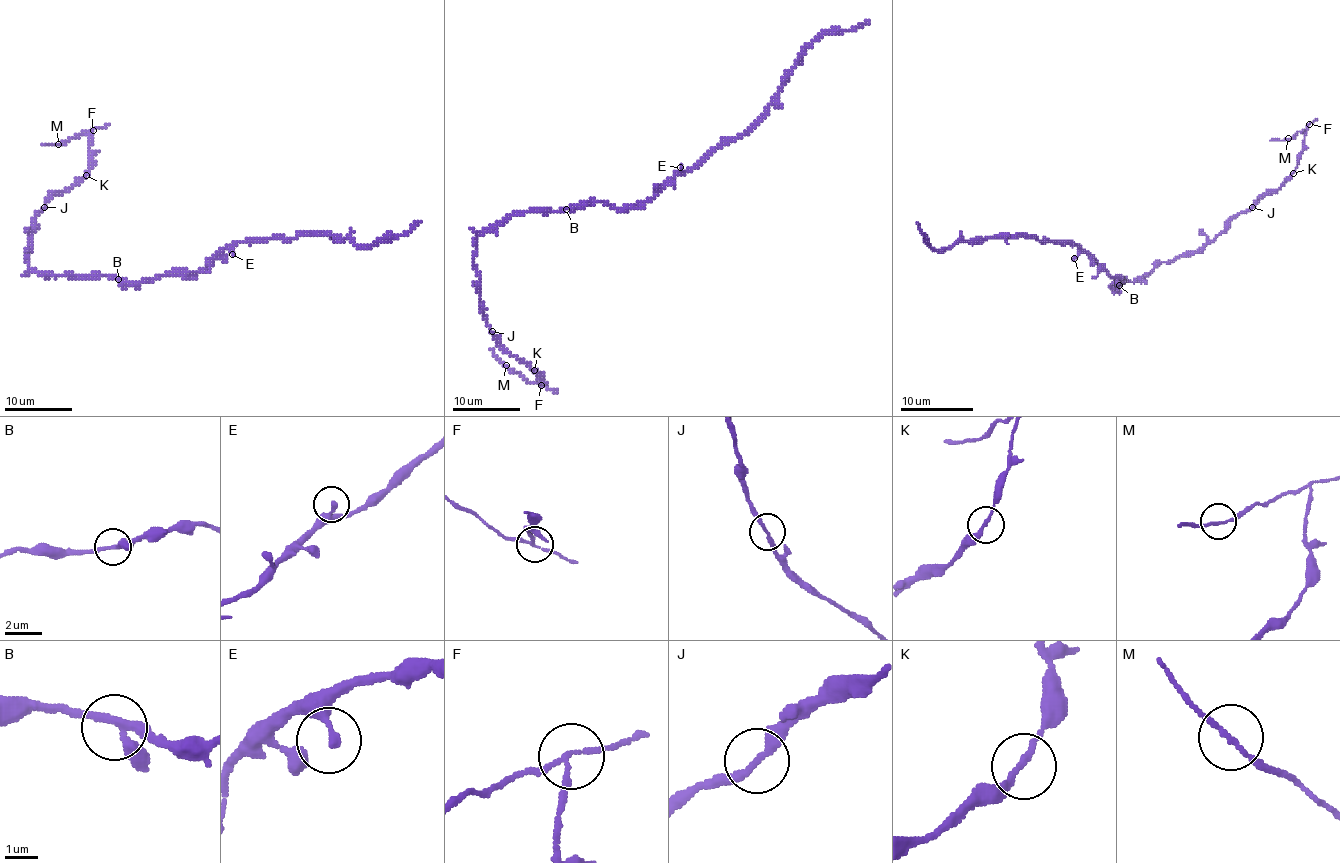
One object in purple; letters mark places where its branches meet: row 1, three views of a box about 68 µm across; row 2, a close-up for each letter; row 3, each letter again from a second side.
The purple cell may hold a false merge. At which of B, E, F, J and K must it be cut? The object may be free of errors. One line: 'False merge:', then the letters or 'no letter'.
False merge: F

